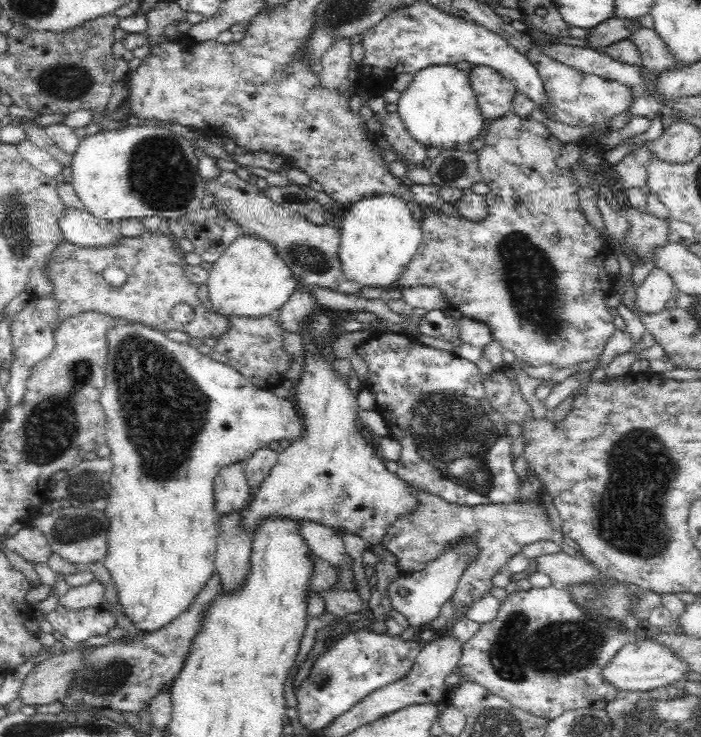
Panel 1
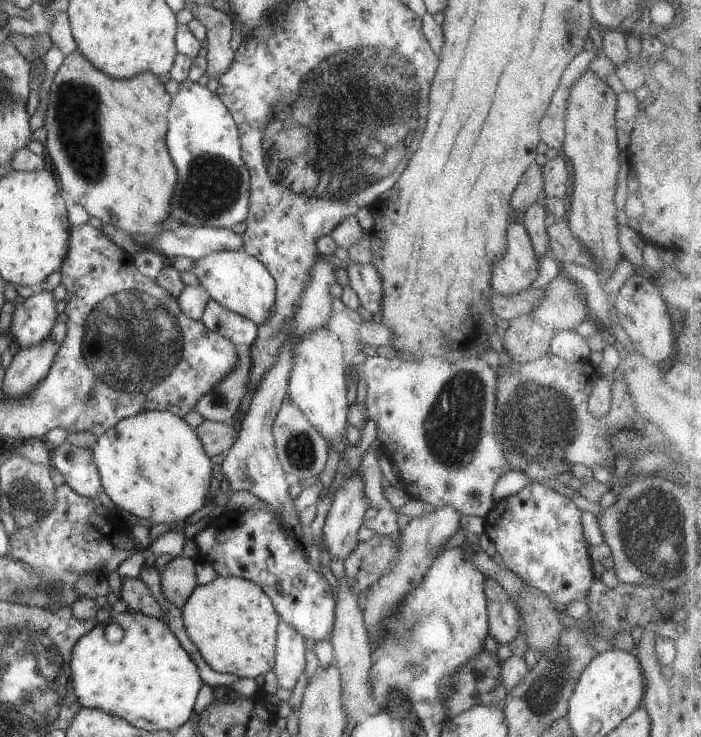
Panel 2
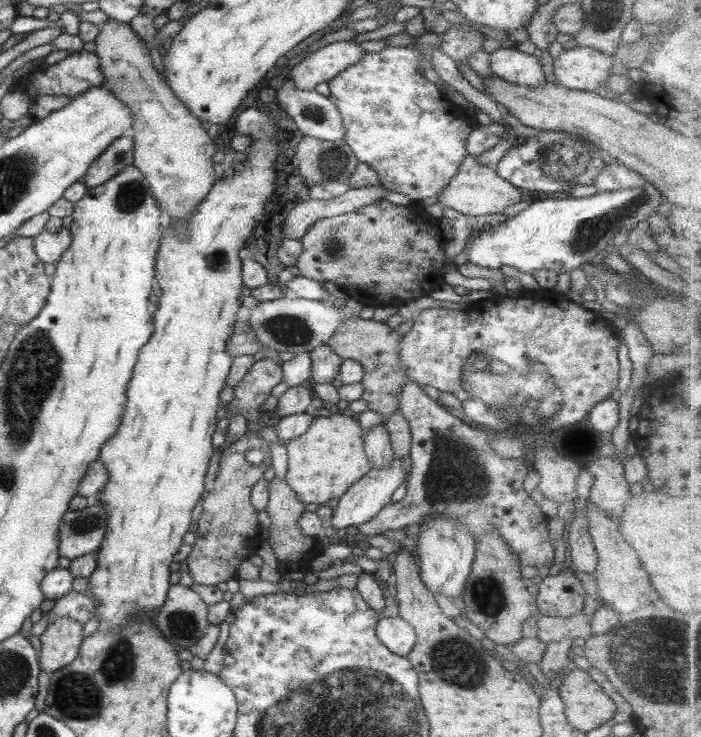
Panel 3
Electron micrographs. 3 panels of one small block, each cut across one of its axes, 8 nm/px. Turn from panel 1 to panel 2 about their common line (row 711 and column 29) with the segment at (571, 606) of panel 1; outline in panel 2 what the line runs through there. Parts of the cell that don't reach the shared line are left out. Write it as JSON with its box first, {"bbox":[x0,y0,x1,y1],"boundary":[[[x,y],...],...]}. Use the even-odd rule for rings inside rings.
{"bbox":[8,483,144,611],"boundary":[[[64,483],[55,487],[53,508],[49,512],[25,528],[16,528],[9,536],[8,554],[11,554],[11,558],[25,562],[33,572],[41,574],[45,581],[61,582],[57,588],[59,600],[49,606],[49,611],[69,607],[78,597],[75,582],[81,578],[81,574],[98,574],[100,569],[105,568],[117,570],[119,564],[131,554],[144,550],[131,542],[129,530],[117,530],[109,520],[101,518],[95,508],[96,501],[79,496]]]}

